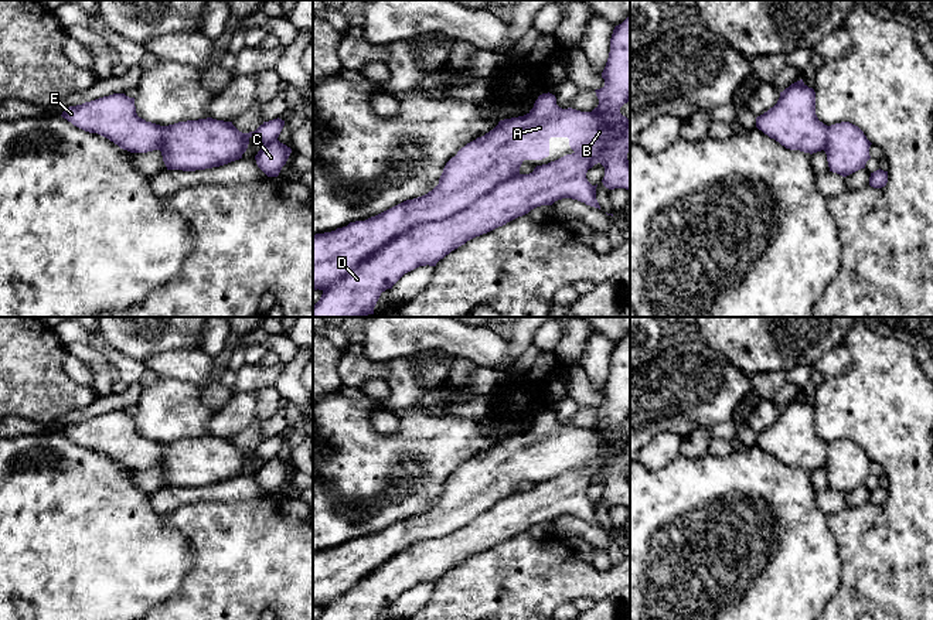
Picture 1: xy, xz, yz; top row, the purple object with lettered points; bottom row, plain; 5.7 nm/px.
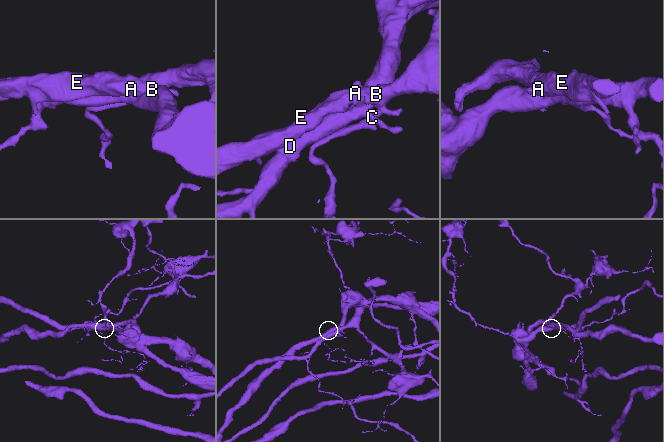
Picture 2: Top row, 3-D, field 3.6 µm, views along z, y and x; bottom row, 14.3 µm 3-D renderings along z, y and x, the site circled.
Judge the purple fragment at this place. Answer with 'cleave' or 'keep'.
cleave

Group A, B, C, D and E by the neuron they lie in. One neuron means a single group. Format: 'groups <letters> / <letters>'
groups A B C E / D

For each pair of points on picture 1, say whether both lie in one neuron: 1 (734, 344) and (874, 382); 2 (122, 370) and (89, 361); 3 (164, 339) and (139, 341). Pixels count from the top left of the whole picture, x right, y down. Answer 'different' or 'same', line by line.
1: different
2: different
3: same

